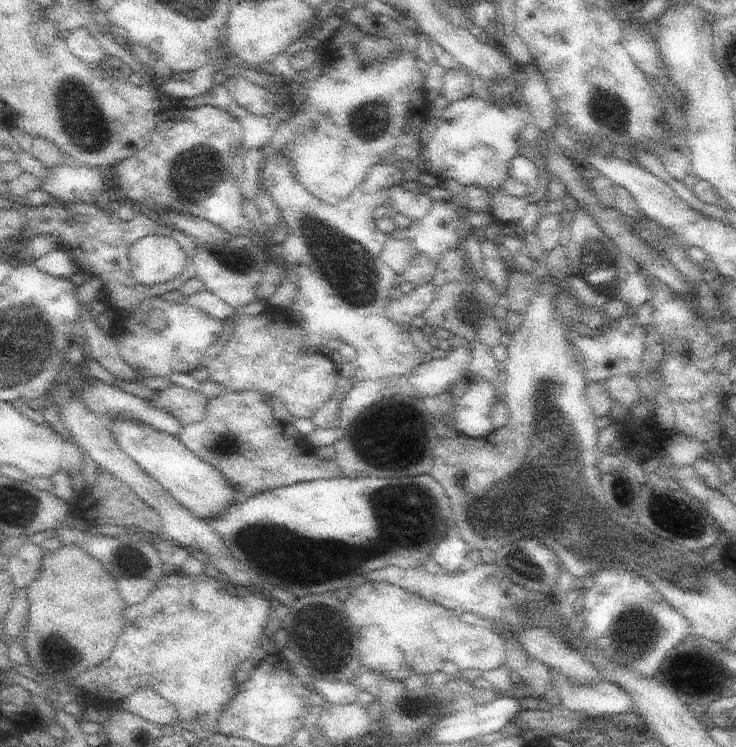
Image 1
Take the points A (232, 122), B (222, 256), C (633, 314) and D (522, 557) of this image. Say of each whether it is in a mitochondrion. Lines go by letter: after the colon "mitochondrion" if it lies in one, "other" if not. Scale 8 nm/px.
A: other
B: mitochondrion
C: other
D: mitochondrion

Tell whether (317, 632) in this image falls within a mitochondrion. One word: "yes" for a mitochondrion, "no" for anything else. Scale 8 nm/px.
yes

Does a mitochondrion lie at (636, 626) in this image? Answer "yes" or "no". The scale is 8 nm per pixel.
yes

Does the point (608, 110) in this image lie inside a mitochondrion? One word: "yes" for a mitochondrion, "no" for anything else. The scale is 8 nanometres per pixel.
yes

